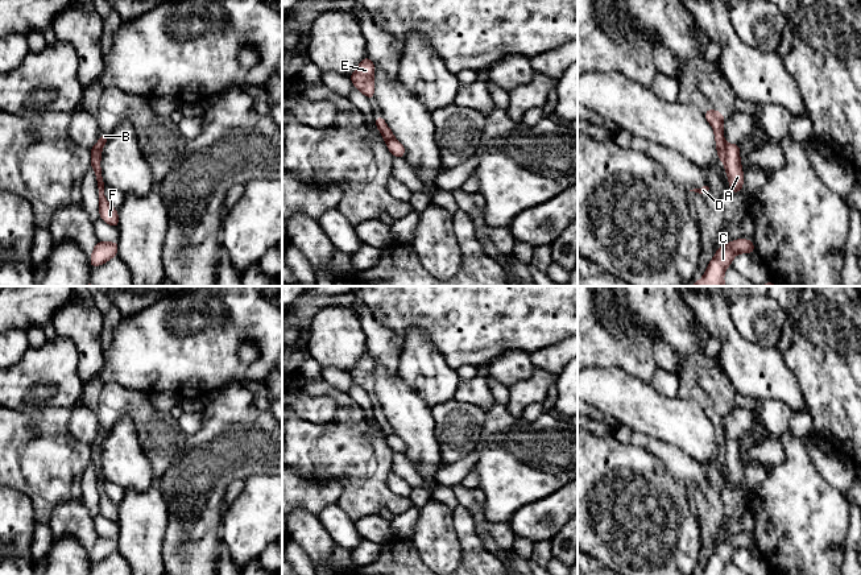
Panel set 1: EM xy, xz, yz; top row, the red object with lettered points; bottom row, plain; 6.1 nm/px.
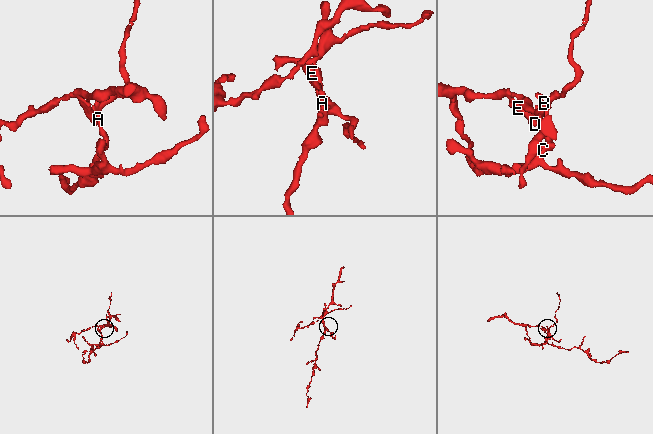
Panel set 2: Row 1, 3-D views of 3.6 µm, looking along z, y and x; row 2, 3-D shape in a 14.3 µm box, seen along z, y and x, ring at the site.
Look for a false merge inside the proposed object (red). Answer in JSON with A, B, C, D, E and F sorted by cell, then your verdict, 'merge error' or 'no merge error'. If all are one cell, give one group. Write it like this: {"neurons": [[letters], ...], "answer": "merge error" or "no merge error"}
{"neurons": [["A", "B", "C", "F"], ["D", "E"]], "answer": "merge error"}

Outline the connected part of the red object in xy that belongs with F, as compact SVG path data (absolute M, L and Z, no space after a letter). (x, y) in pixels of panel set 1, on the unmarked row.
M102 427L96 440L94 442L94 448L91 451L91 463L96 471L100 514L107 520L112 521L115 525L117 525L119 522L117 505L108 499L104 491L103 485L104 485L105 477L102 472L102 463L100 463L102 444L108 435L109 435L109 429Z

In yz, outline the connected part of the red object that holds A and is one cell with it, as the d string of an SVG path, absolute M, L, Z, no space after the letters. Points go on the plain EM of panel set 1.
M728 439L724 463L728 471L730 488L741 488L744 479L744 468L740 455L740 439Z

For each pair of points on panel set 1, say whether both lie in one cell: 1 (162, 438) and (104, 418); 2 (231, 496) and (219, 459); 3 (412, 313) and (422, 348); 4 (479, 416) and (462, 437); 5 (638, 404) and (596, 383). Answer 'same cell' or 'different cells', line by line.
1: same cell
2: different cells
3: different cells
4: same cell
5: same cell

